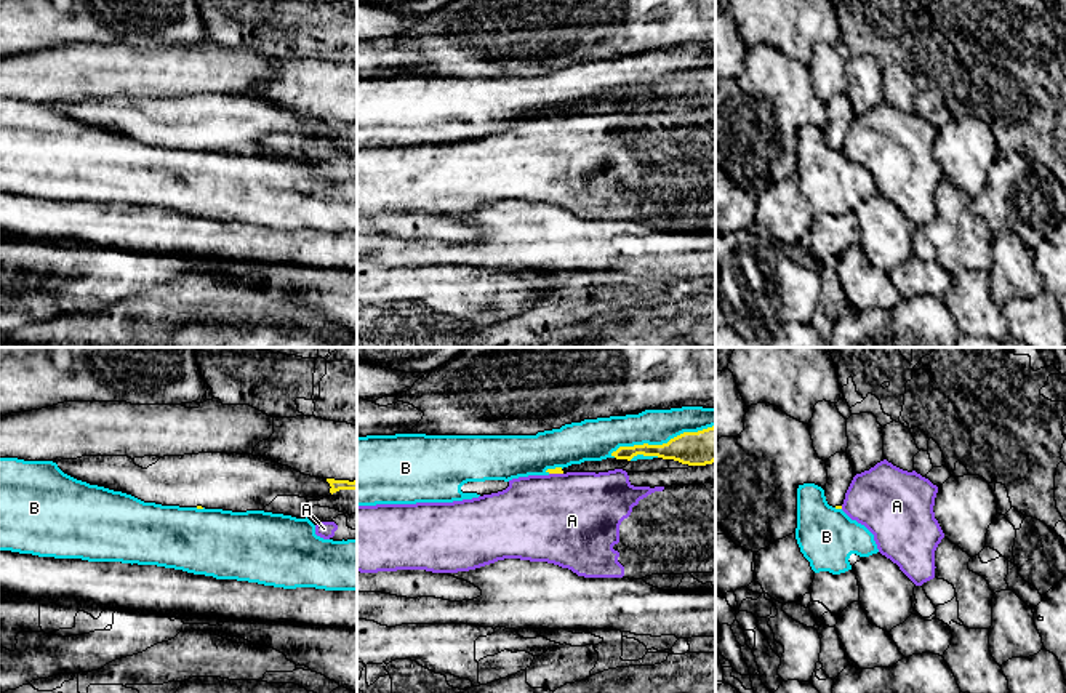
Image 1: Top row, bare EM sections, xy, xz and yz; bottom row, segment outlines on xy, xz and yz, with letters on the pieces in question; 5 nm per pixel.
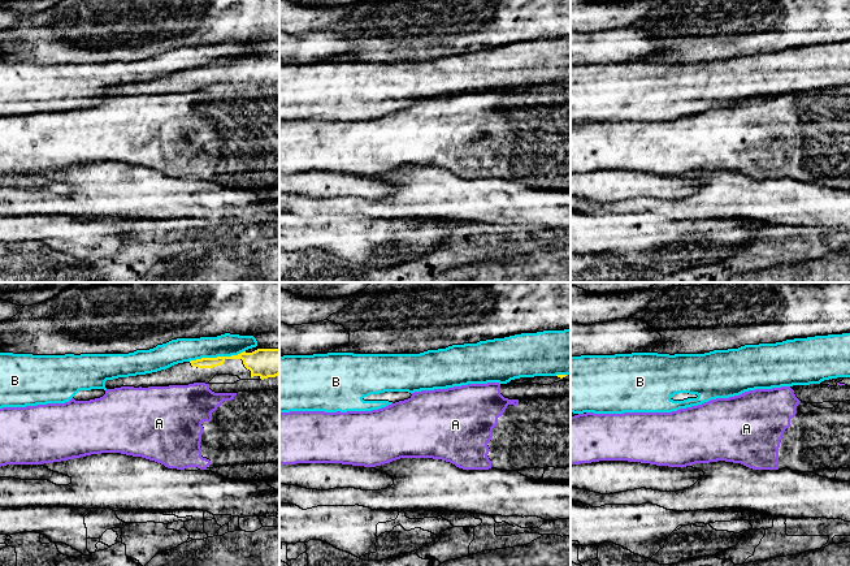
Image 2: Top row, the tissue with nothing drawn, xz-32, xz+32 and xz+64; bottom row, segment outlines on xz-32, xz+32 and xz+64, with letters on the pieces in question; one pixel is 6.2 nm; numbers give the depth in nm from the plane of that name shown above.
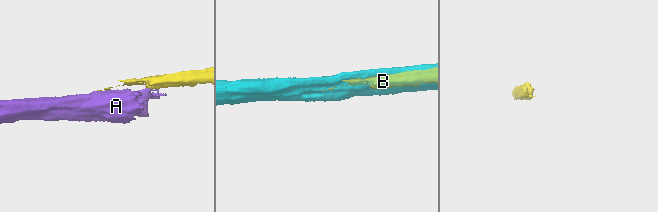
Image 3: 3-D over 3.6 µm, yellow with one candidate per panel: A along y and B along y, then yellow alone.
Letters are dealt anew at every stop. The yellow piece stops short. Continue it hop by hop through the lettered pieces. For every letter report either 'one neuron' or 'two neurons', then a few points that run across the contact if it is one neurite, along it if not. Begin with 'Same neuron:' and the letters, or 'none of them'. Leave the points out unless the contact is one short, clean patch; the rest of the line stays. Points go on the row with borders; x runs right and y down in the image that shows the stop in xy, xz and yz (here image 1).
Same neuron: none of them
A: two neurons | xz (549, 472), (562, 474)
B: two neurons

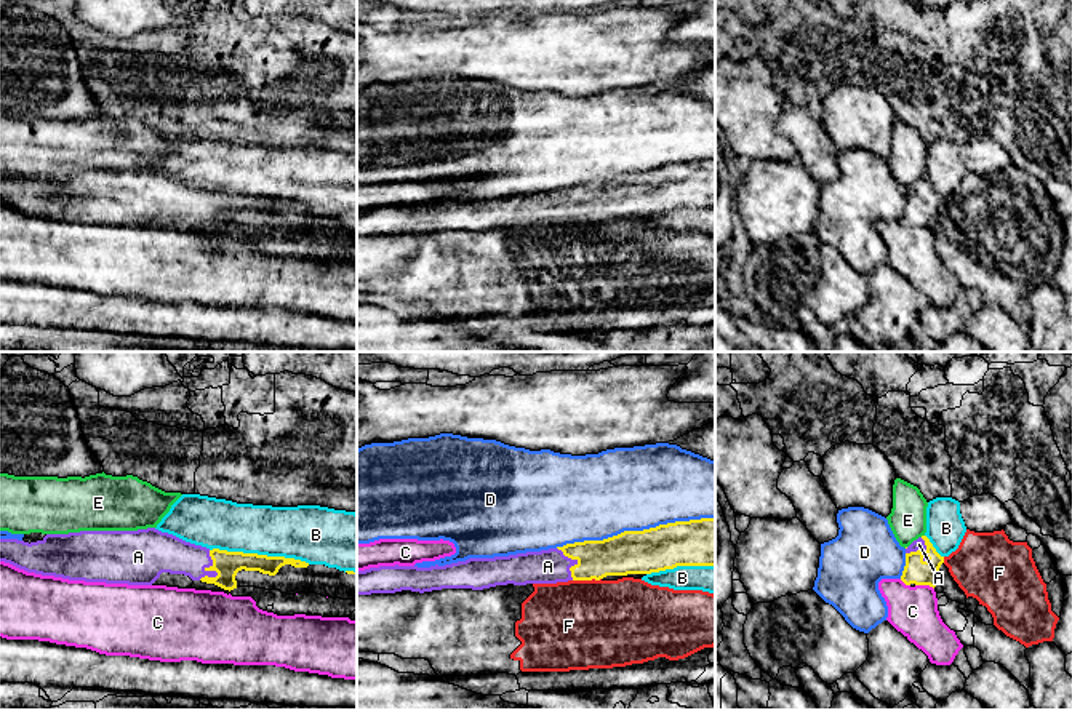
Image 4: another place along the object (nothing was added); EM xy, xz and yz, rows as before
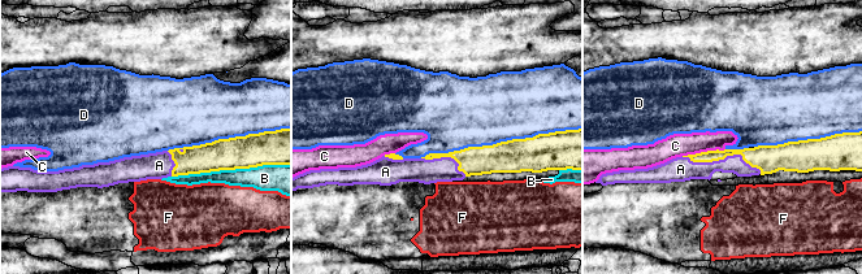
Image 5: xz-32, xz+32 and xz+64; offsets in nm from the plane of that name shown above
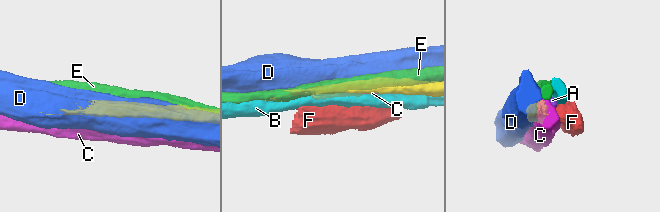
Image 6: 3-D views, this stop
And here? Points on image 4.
Same neuron: A
A: one neuron
B: two neurons
C: two neurons
D: two neurons
E: two neurons
F: two neurons | xz (600, 578), (573, 581)

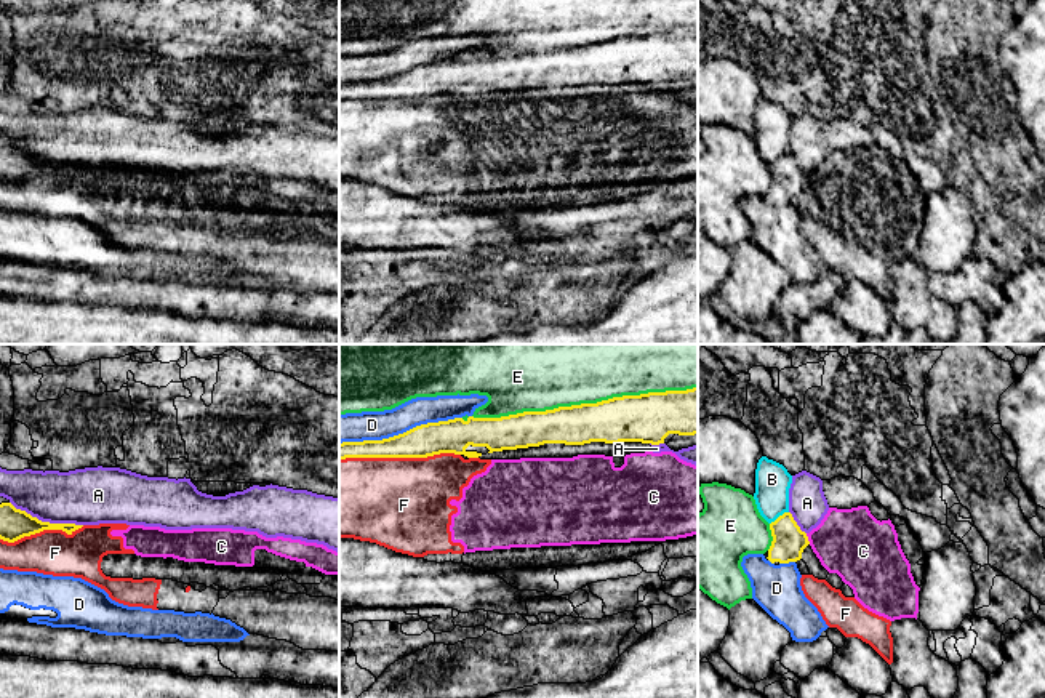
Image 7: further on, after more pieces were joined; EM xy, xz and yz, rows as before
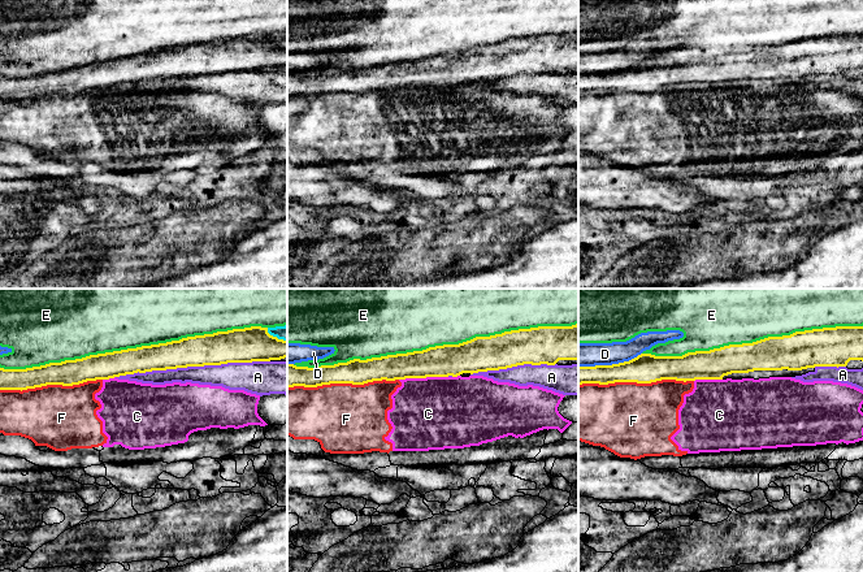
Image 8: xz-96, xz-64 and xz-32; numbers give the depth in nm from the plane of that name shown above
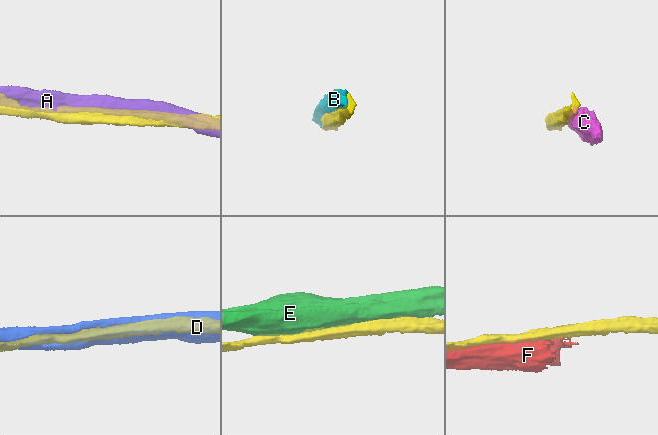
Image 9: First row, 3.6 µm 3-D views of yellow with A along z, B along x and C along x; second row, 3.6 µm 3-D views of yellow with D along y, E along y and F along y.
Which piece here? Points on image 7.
Same neuron: none of them
A: two neurons
B: two neurons
C: two neurons | yz (805, 533), (810, 543)
D: two neurons
E: two neurons
F: two neurons

